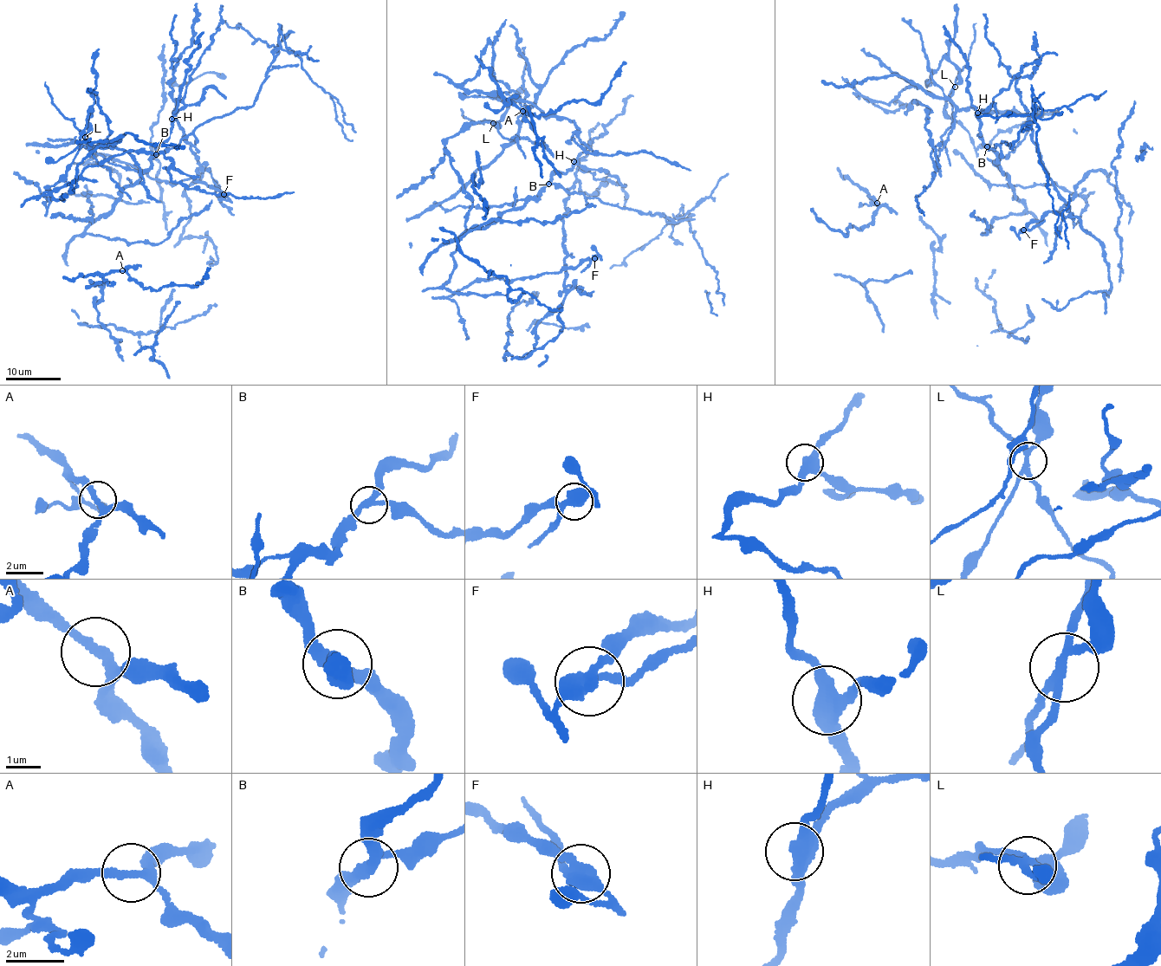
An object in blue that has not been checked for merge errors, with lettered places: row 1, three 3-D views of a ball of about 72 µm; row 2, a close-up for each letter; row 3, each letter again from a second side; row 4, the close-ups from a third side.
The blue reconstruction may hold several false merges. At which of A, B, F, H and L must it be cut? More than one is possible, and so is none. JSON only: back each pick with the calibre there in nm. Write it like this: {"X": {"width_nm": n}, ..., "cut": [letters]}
{"B": {"width_nm": 300}, "F": {"width_nm": 400}, "L": {"width_nm": 220}, "cut": ["B", "F", "L"]}

